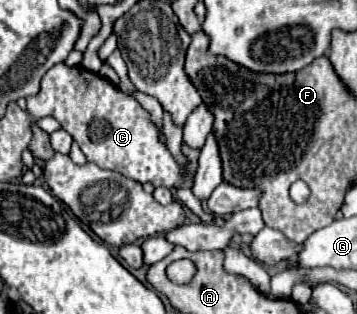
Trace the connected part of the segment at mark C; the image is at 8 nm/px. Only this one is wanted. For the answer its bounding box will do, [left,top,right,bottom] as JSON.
[27,63,199,189]

